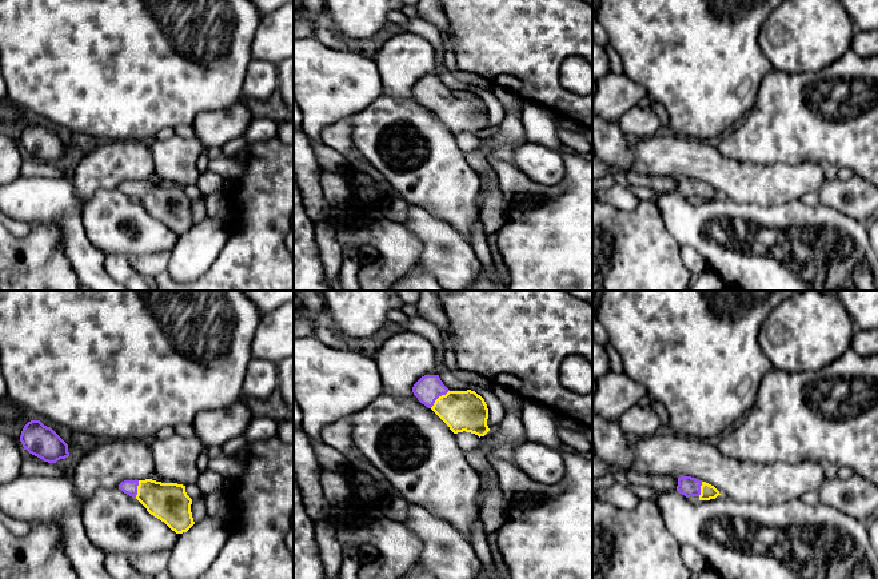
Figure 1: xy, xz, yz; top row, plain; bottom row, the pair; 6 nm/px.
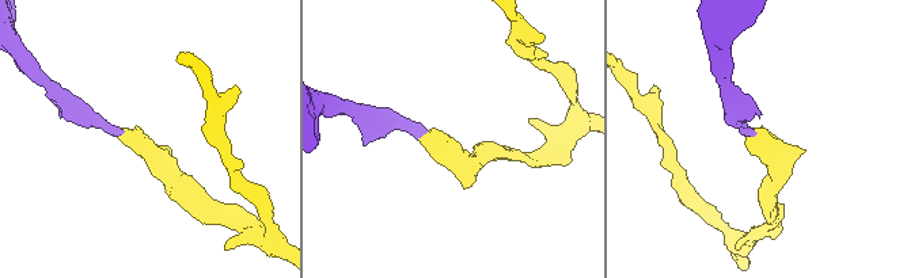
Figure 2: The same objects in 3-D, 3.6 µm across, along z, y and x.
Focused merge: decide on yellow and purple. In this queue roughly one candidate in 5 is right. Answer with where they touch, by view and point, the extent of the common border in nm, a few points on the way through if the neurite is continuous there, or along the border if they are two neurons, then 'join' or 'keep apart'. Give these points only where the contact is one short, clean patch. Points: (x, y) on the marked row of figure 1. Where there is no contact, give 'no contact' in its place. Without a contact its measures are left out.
contact xz (438, 398); length 160 nm; way xz (467, 411), (451, 407), (438, 398), (430, 387); join

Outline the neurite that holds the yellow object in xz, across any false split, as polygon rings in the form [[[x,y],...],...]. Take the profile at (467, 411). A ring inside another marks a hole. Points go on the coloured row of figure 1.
[[[424,375],[414,384],[412,392],[454,434],[466,431],[480,438],[490,431],[487,404],[475,391],[450,391],[439,375]]]

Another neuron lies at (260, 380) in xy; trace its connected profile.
[[[252,358],[242,387],[243,396],[267,399],[279,386],[276,363]]]

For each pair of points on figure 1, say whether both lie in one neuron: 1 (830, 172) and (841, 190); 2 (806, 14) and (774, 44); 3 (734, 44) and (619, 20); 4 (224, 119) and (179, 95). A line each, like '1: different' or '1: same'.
1: different
2: same
3: same
4: different

